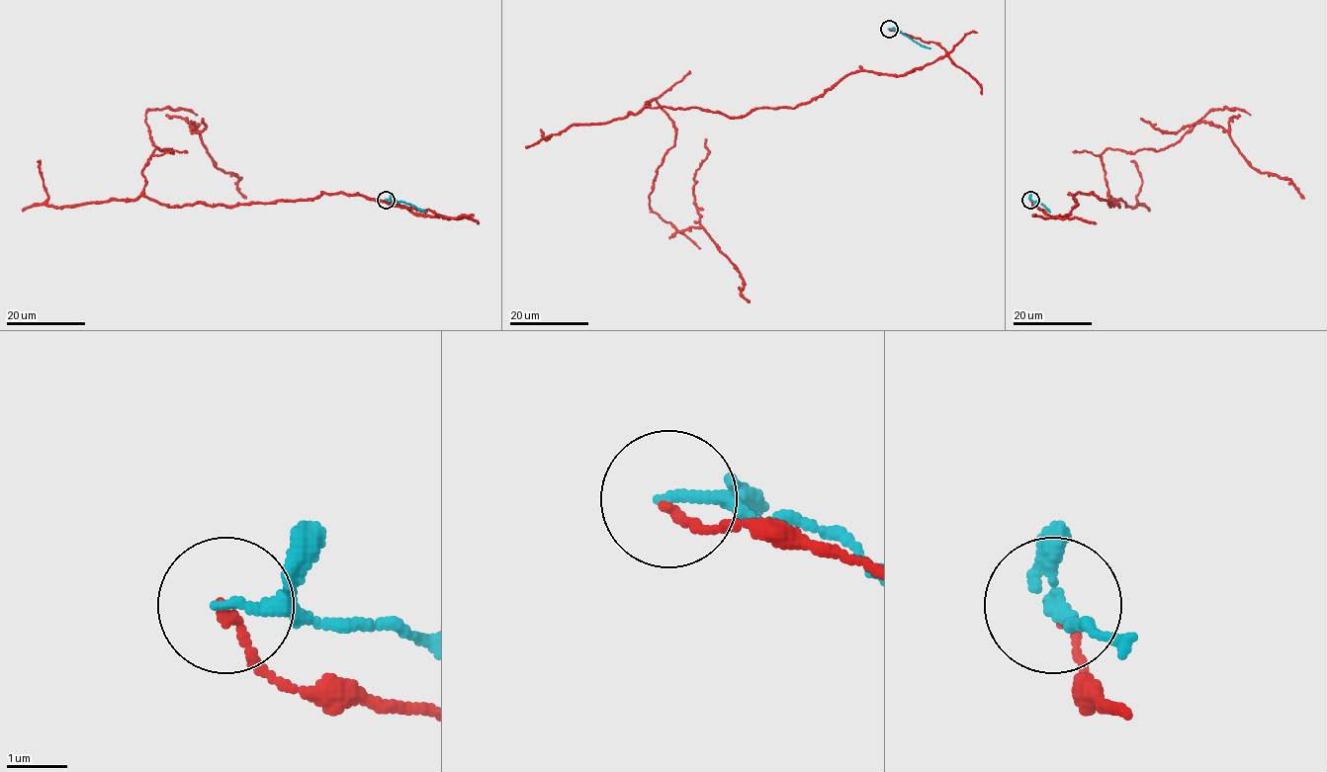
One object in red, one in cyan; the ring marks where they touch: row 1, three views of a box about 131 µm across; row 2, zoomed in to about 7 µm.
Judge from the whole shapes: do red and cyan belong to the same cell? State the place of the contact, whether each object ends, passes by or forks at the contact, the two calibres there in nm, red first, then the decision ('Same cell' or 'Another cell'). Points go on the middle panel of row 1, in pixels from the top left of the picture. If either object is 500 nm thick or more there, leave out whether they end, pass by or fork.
Place: (889, 29). At the ring red ends. At the ring cyan passes by. Thickness 140 nm (red) against 140 nm. Another cell

